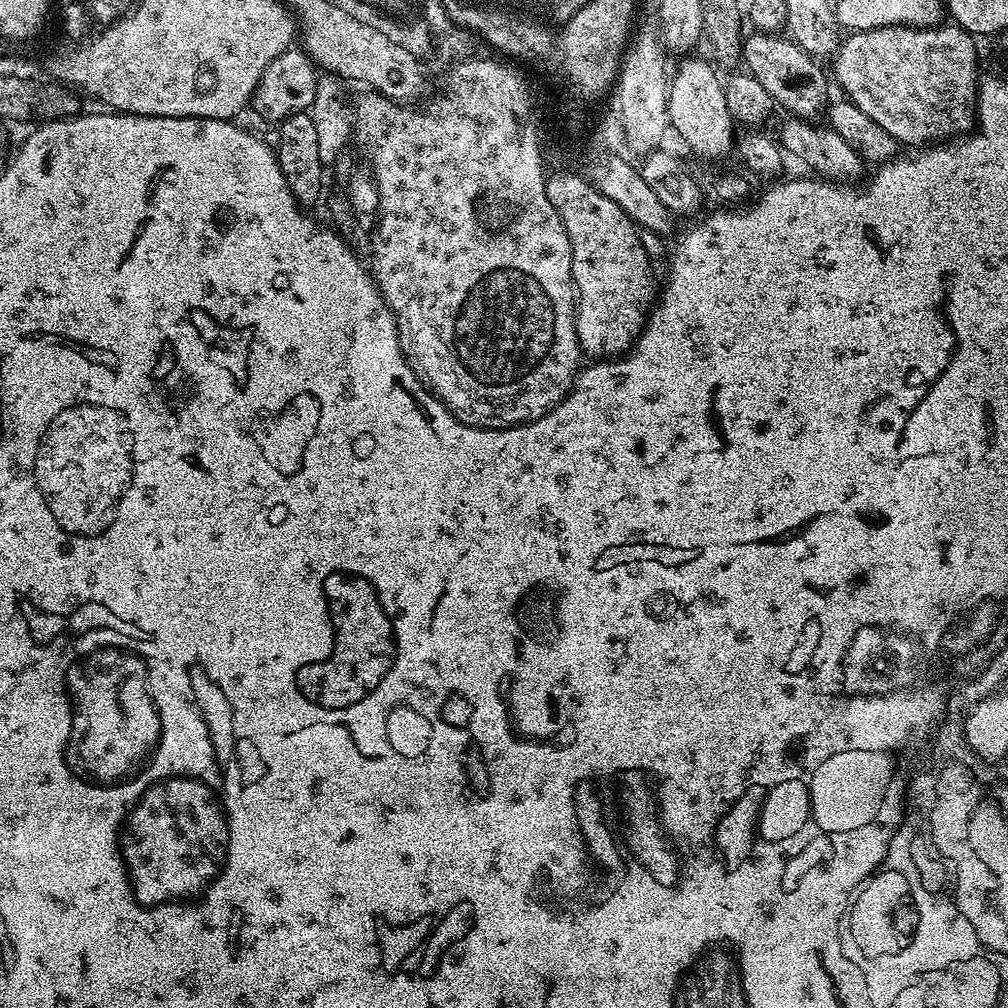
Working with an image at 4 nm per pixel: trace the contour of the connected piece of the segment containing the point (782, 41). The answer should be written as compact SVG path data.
M759 30L751 33L753 36L745 35L742 40L742 60L748 64L747 71L751 72L758 82L770 94L777 105L785 108L785 113L793 117L815 121L816 115L825 111L829 103L828 80L824 72L819 68L817 57L811 56L802 46L798 46L787 35L769 34Z

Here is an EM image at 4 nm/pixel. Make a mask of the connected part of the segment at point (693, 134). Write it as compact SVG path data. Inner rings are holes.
M684 58L680 65L670 76L668 85L668 114L671 131L677 132L678 135L684 136L684 140L704 159L704 162L720 162L728 151L730 153L734 148L734 119L730 114L730 110L726 106L726 94L721 77L716 77L717 69L711 63L707 64L704 60L688 60L692 58Z

